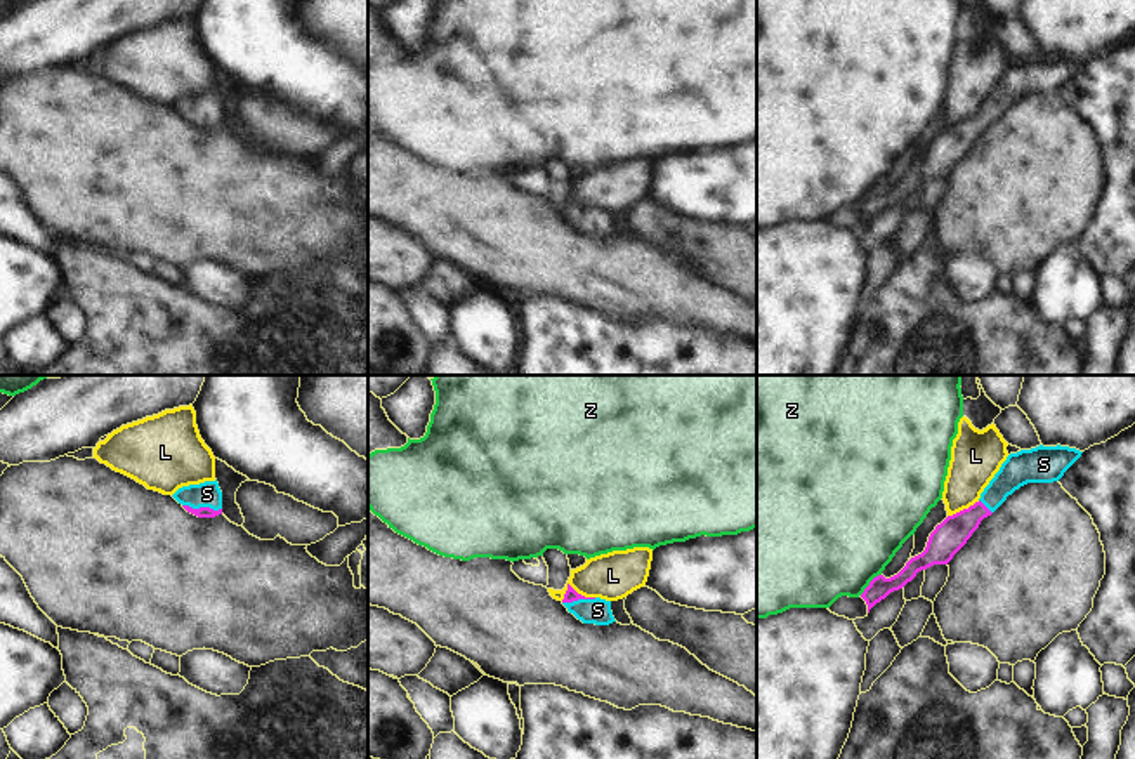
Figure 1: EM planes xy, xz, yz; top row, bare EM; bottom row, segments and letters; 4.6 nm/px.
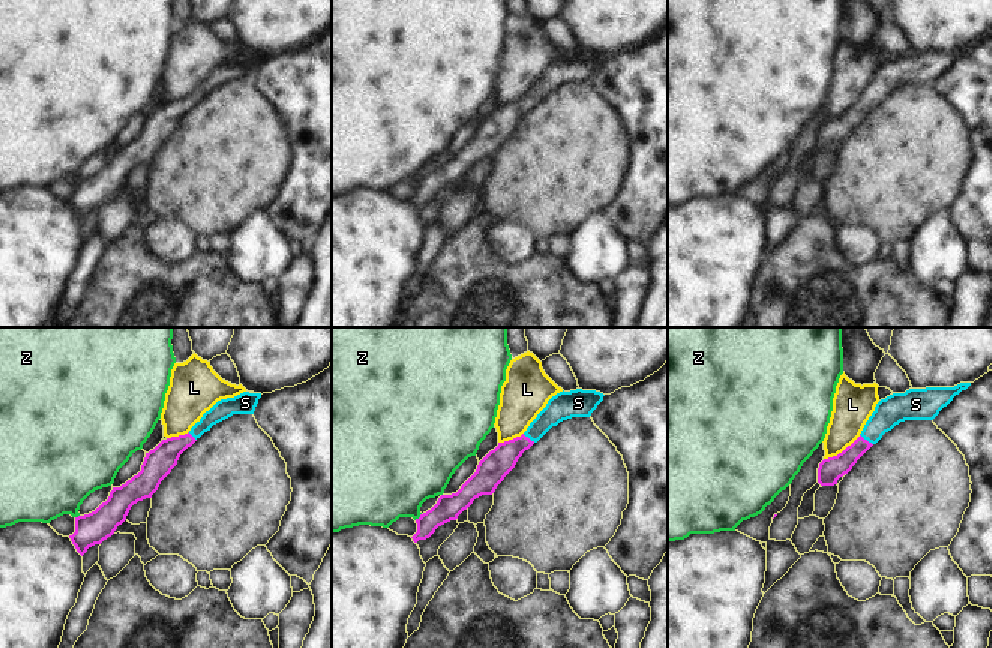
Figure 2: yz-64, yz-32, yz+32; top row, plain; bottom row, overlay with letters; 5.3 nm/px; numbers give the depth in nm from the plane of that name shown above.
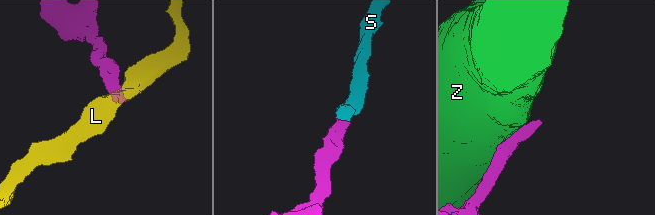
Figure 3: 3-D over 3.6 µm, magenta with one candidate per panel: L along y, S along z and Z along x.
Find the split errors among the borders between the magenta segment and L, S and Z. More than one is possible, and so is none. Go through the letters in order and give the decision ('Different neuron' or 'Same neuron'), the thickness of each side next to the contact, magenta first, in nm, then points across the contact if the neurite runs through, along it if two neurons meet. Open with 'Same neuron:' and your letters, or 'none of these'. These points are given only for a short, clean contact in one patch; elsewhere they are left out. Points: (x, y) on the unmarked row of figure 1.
Same neuron: S
L: Different neuron. Thickness 60 nm (magenta) against 220 nm. Boundary: xz (594, 209), (585, 209), (570, 197), (561, 211)
S: Same neuron. Thickness 50 nm (magenta) against 120 nm. Path across: xy (203, 122), (202, 118), (207, 105)
Z: Different neuron. Thickness 100 nm (magenta) against 480 nm.

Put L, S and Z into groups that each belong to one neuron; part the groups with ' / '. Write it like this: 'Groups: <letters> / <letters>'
Groups: L / S / Z

